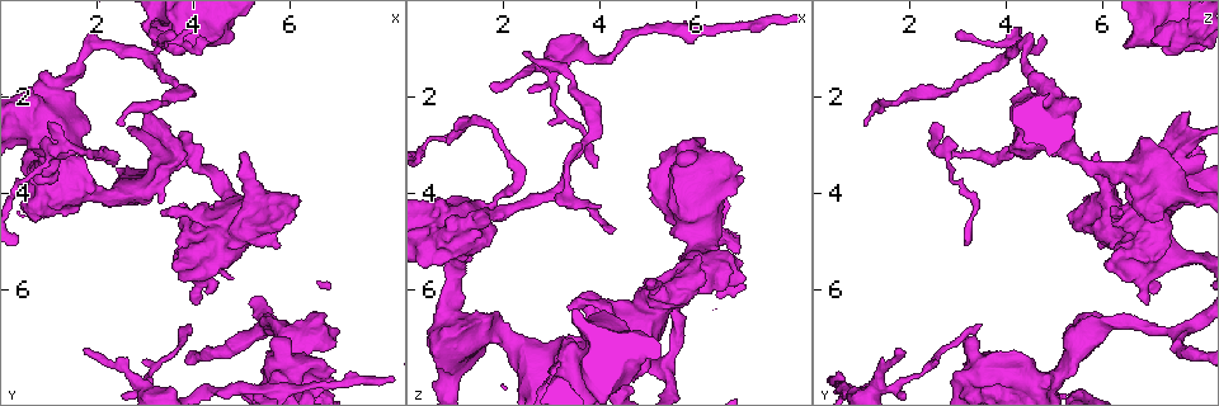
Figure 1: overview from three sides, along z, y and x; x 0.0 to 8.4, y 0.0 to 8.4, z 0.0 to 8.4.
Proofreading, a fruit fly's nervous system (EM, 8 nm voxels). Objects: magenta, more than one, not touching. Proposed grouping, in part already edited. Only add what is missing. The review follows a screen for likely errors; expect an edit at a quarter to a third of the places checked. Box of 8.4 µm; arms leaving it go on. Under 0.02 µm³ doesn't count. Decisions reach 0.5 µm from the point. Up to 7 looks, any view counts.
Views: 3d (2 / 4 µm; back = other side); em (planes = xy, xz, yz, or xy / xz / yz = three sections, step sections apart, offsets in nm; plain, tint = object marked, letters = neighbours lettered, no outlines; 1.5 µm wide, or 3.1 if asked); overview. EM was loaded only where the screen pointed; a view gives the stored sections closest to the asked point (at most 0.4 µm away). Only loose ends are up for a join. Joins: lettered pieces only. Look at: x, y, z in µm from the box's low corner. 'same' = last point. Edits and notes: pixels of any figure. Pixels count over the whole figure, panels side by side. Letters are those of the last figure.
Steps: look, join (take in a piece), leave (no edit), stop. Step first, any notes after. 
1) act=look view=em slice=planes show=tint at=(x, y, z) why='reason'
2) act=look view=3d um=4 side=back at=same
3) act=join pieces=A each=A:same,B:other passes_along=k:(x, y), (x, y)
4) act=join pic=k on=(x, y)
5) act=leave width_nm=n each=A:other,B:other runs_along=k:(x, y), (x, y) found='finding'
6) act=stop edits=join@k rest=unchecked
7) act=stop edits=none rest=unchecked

act=look view=em slice=planes show=letters at=(2.50, 2.60, 1.10) why='end of a long branch'

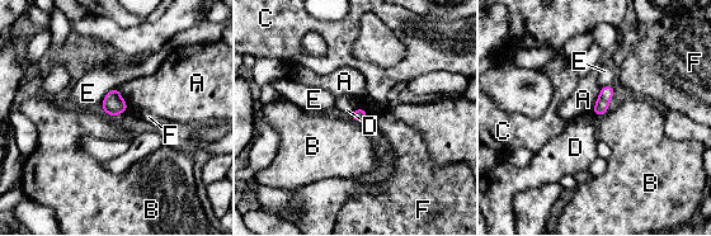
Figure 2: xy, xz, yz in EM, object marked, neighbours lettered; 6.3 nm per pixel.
act=leave each=A:other,B:other,C:other,D:other,E:other,F:other border=2:(361, 105), (349, 116) found='no lettered piece goes on from it'

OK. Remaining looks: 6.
act=look view=3d um=2 at=(1.75, 7.20, 1.75) why='free end'

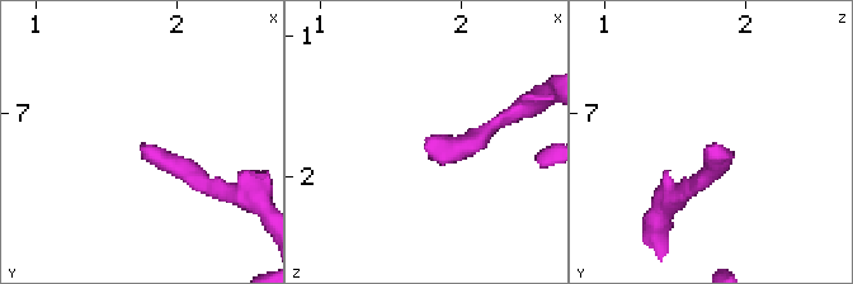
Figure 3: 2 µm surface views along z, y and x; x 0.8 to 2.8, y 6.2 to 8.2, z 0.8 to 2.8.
act=look view=em slice=planes show=letters at=(1.74, 7.22, 1.74)

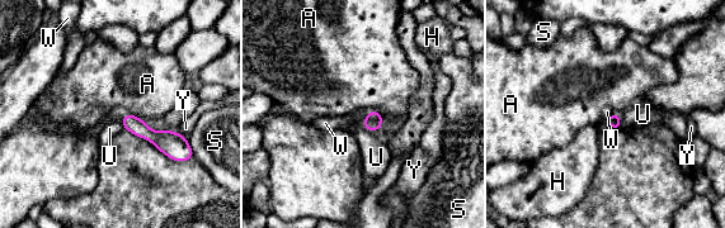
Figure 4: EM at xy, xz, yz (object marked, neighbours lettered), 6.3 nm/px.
act=join pieces=W each=A:other,H:other,S:other,U:other,W:same,Y:other passes_along=4:(615, 119), (608, 117), (607, 112) found='the cell continues'

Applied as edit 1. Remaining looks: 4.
act=look view=overview why='redraw'

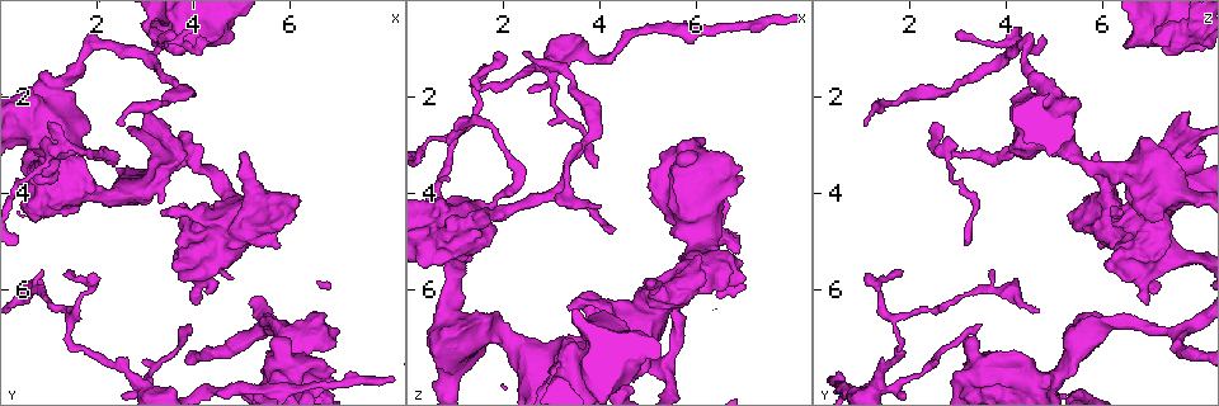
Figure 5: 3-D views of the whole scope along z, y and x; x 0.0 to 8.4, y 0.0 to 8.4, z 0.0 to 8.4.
act=look view=em slice=yz step=8 show=letters at=(4.45, 5.65, 6.55)

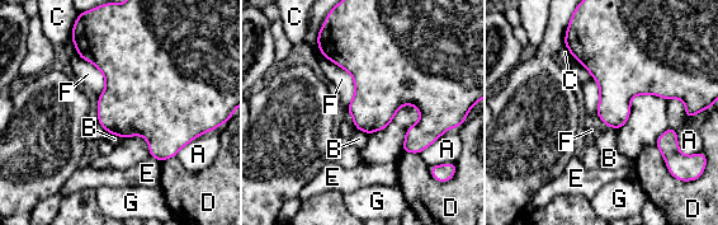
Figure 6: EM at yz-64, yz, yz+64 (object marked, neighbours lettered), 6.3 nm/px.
act=look view=em slice=planes show=letters at=same

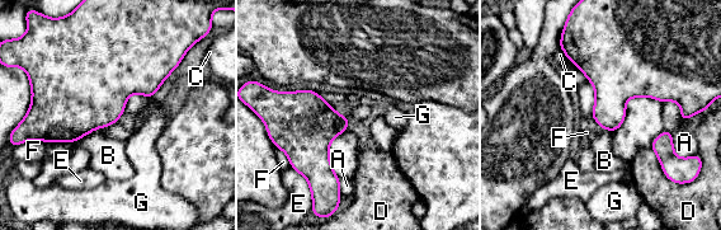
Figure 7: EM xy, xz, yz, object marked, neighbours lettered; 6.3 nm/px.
act=leave longest_contact=F:240nm each=A:other,B:other,C:other,D:other,E:other,F:other,G:other found='none of them fits'

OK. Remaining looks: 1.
act=stop edits=join@4 rest=unchecked

